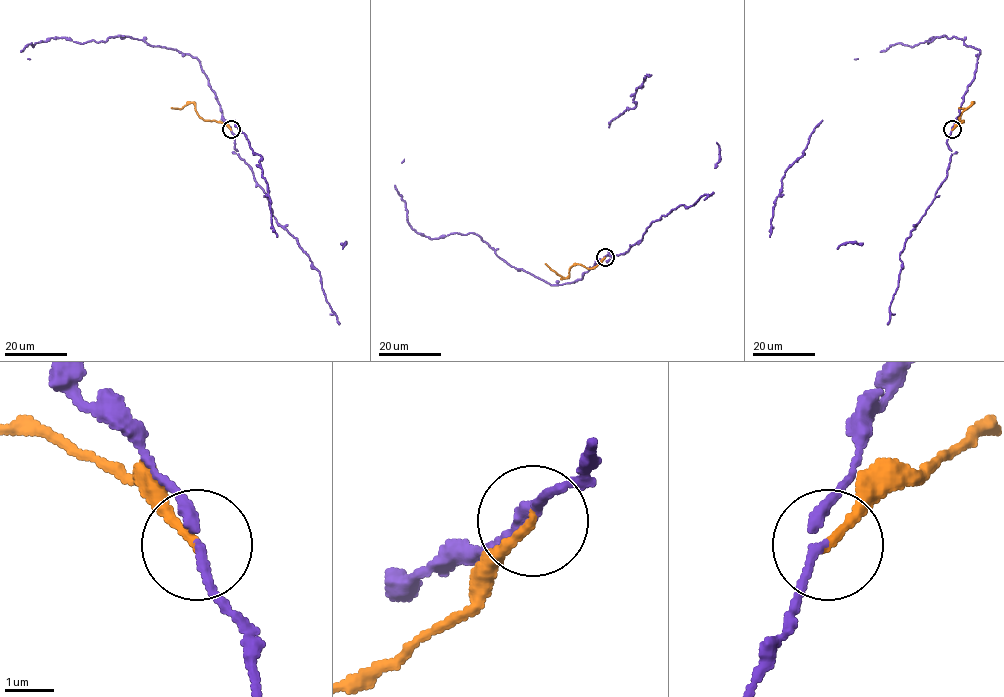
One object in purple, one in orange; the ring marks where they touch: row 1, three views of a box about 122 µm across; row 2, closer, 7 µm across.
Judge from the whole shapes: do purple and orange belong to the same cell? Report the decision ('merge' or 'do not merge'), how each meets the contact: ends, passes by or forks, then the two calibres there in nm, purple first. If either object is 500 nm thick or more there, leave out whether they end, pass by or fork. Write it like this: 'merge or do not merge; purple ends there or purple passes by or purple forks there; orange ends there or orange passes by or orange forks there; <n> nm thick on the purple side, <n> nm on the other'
do not merge; purple passes by; orange ends there; 150 nm thick on the purple side, 180 nm on the other

